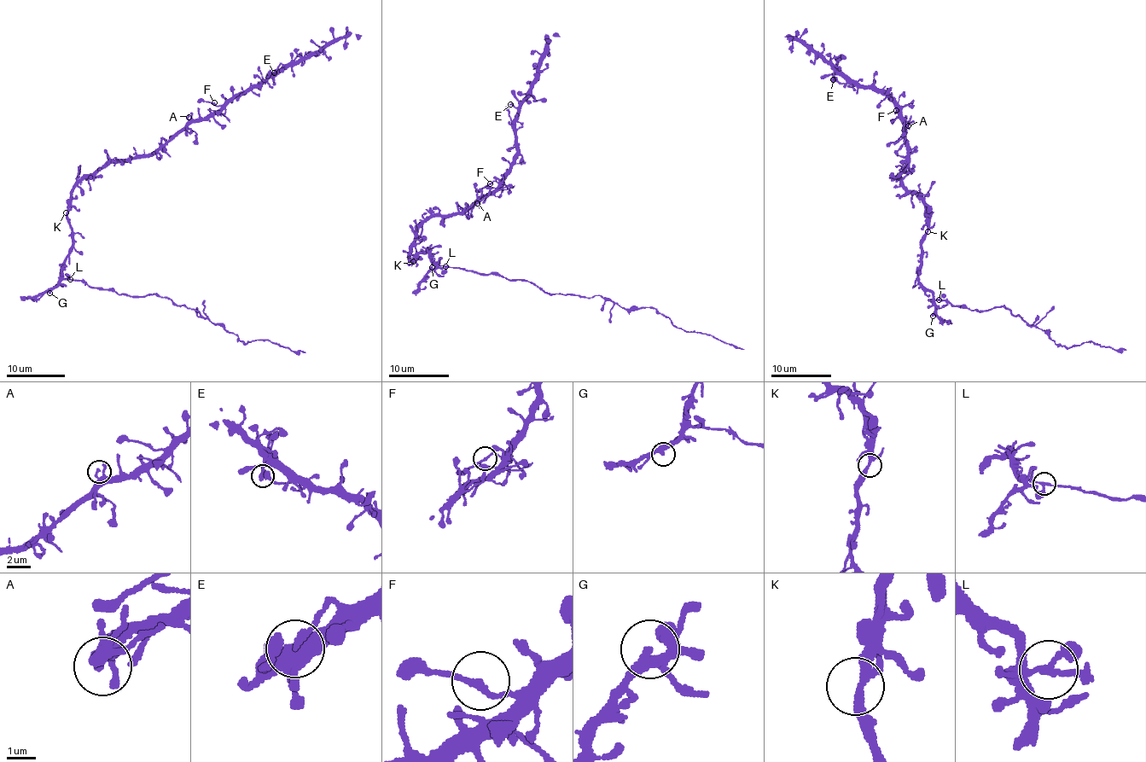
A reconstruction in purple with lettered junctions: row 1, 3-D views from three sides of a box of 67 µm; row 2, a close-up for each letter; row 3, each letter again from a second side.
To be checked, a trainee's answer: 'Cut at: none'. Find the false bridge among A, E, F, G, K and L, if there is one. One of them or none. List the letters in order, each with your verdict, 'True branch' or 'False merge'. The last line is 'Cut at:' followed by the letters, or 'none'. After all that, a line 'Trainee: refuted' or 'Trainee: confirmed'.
A: True branch
E: True branch
F: True branch
G: True branch
K: True branch
L: False merge
Cut at: L
Trainee: refuted

